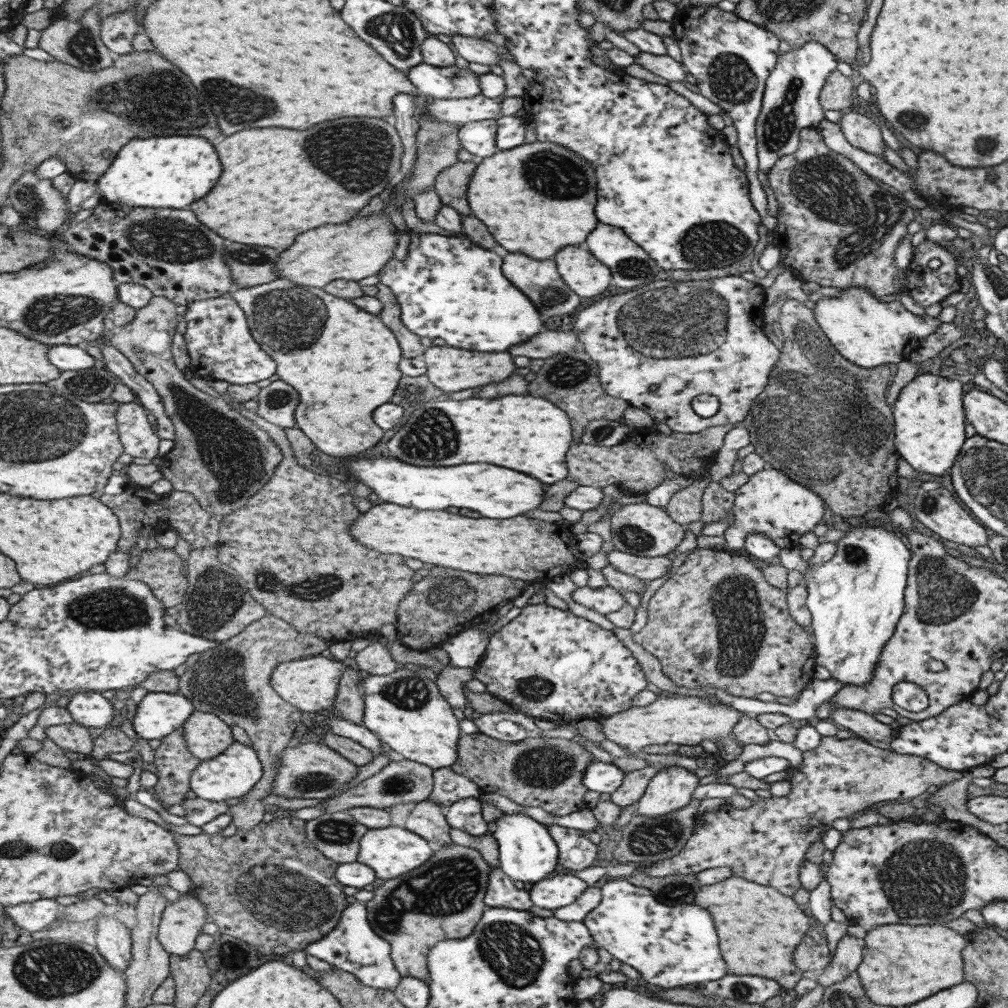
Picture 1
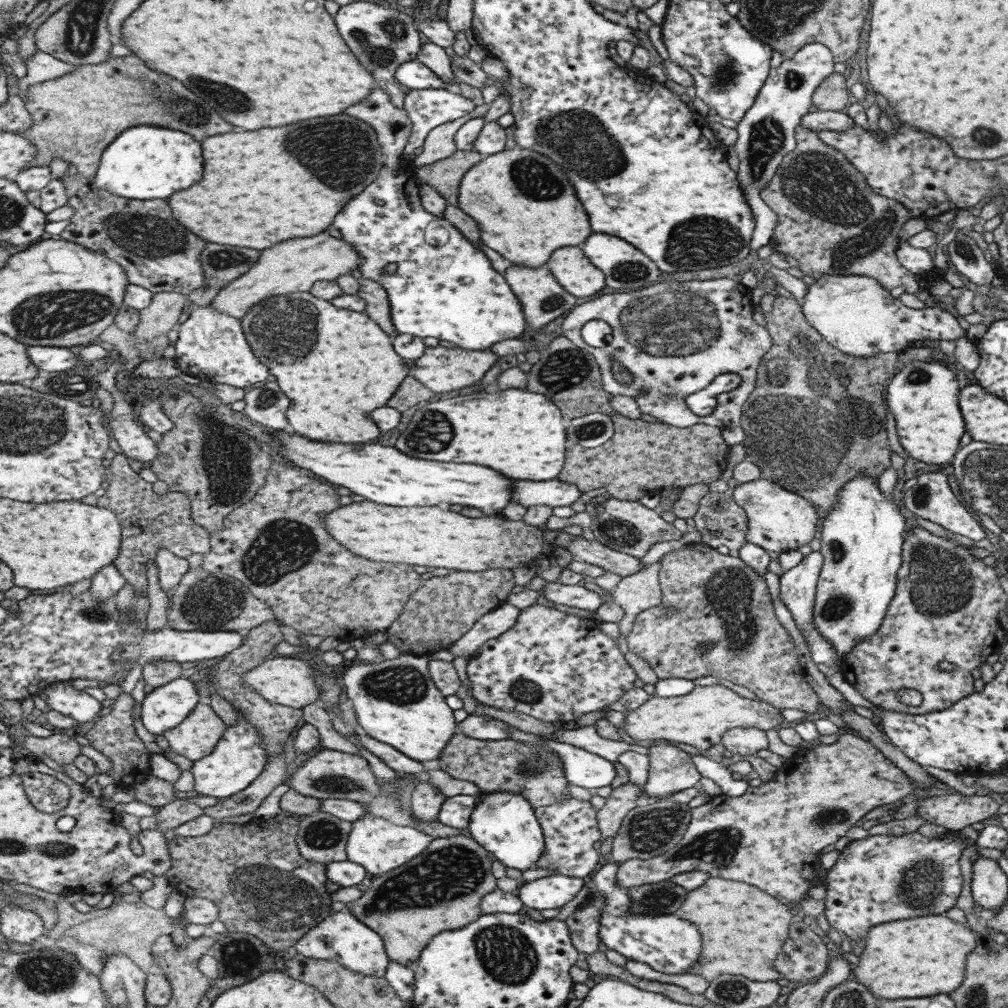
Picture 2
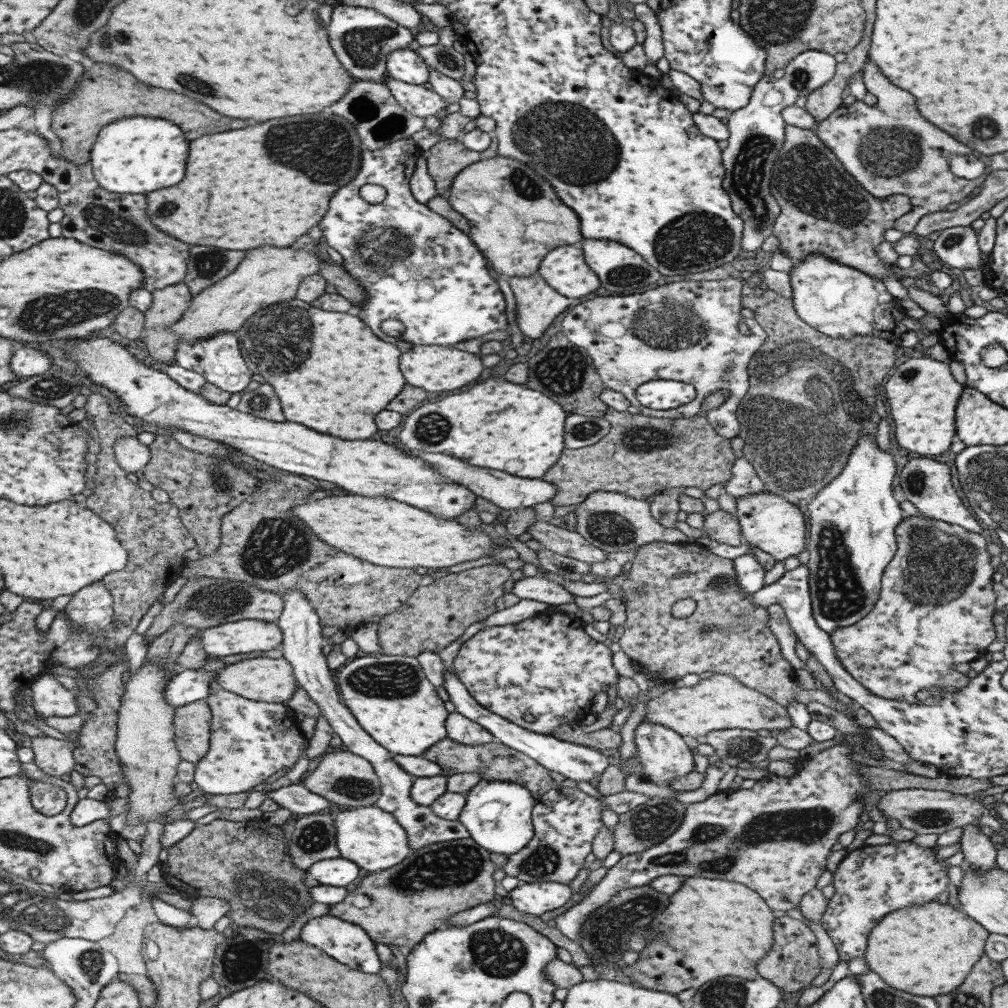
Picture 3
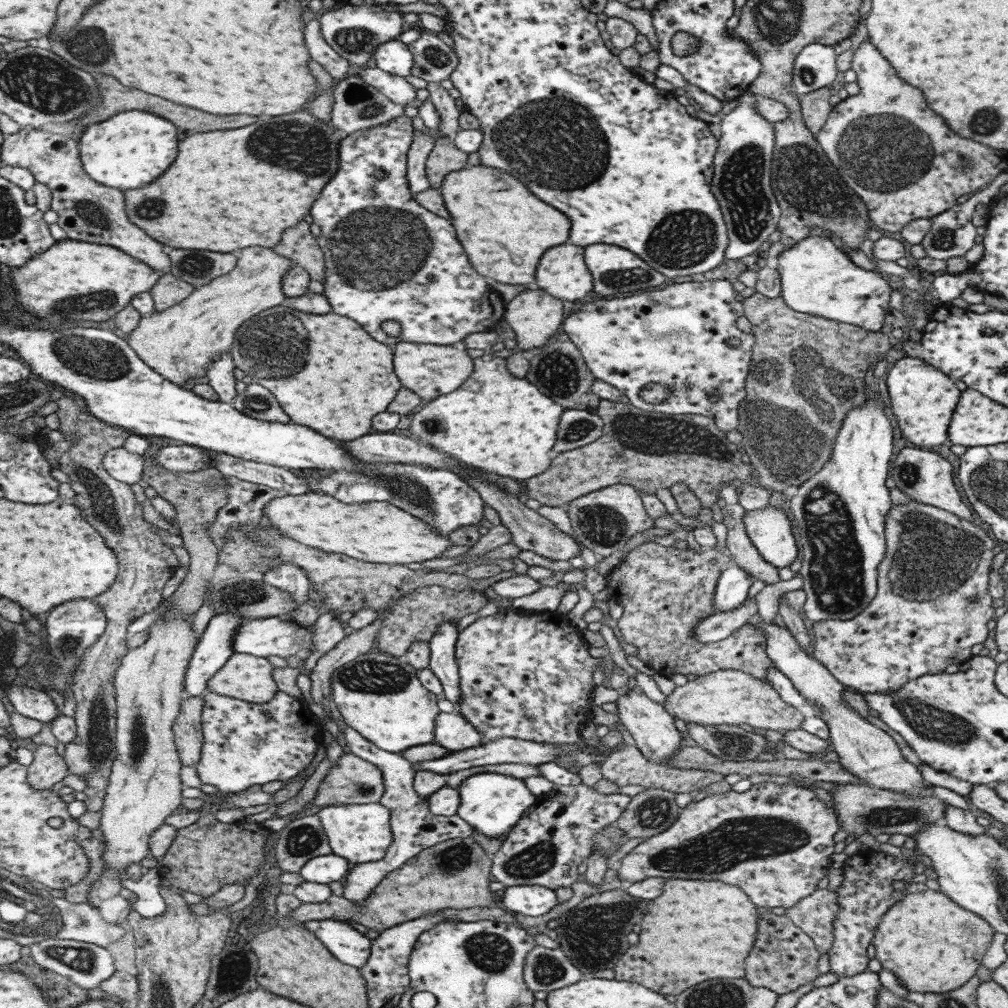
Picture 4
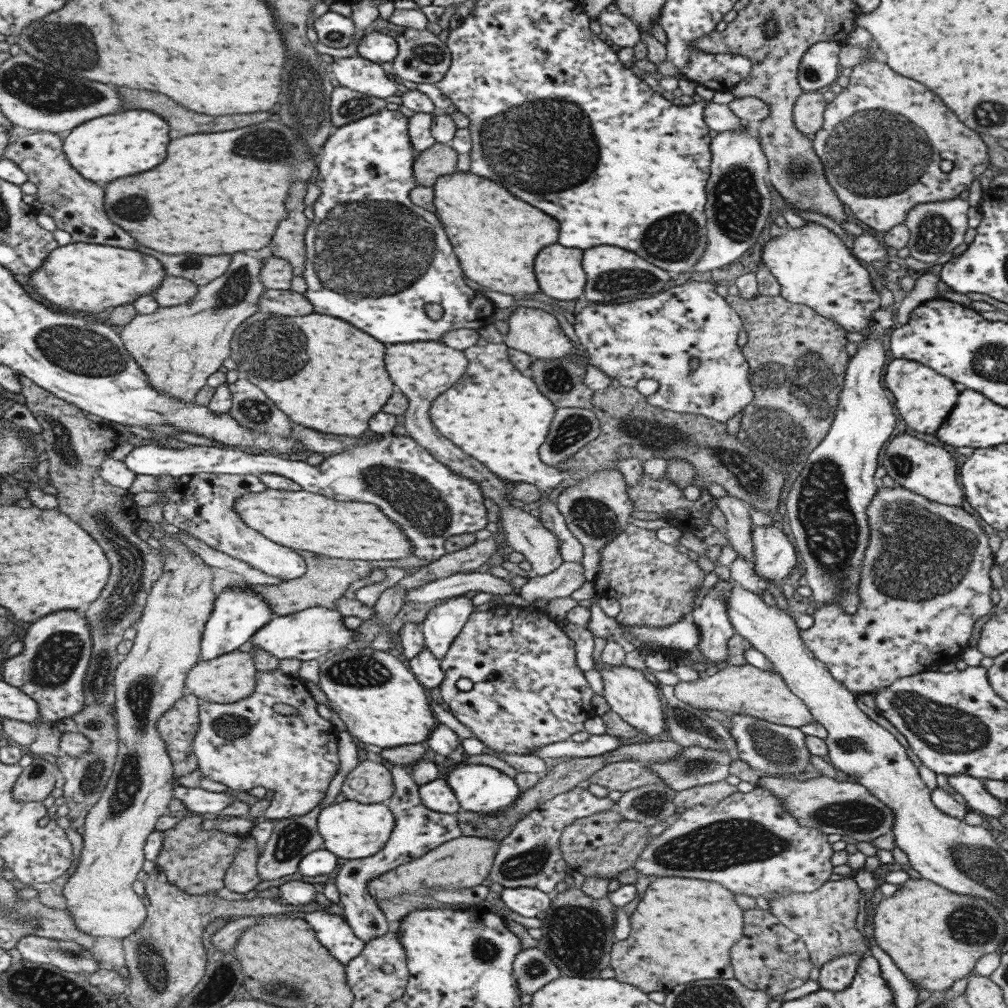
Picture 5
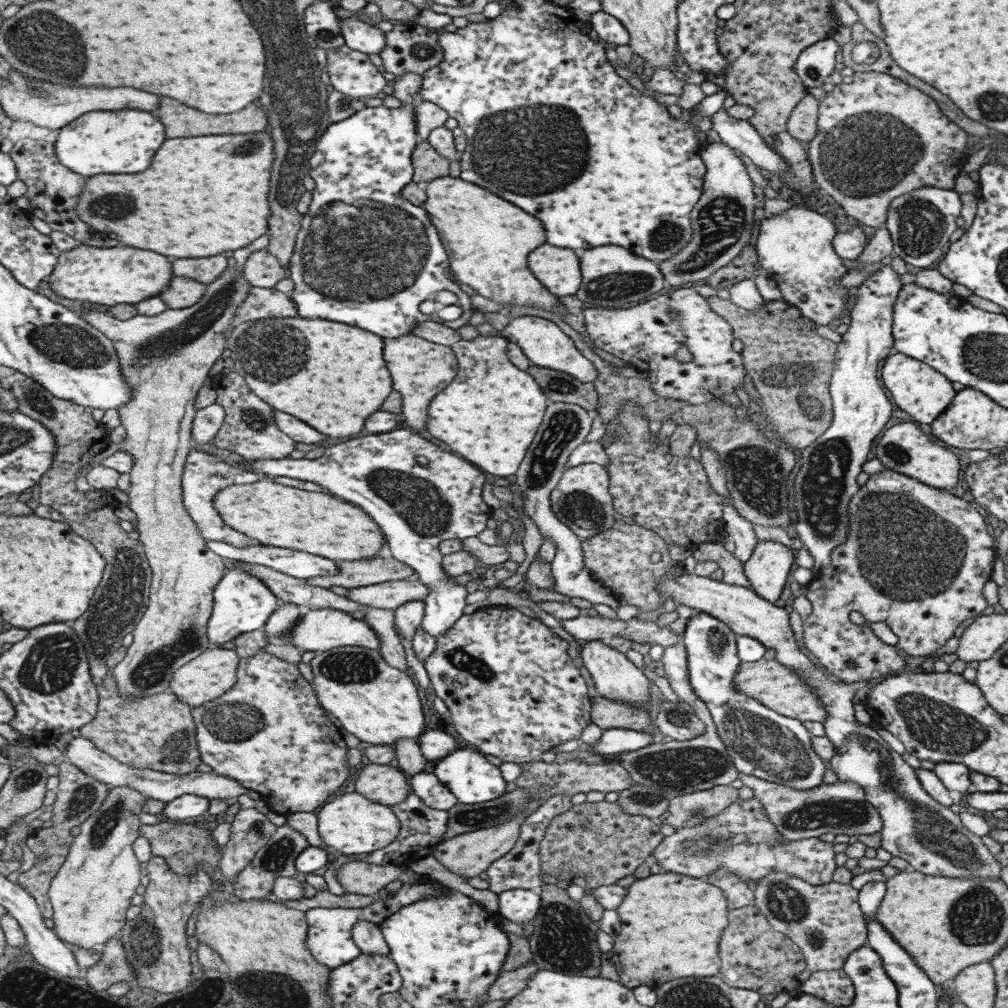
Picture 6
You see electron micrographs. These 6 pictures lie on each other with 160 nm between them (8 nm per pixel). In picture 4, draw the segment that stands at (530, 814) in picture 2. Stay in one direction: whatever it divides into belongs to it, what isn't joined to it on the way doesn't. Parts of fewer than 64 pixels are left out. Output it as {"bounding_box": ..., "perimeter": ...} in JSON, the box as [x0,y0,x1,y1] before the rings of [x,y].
{"bounding_box":[456,772,536,838],"perimeter":[[[489,772],[467,776],[459,783],[457,789],[459,805],[456,815],[460,816],[471,829],[489,838],[505,838],[525,810],[536,802],[535,796],[530,794],[523,780]]]}

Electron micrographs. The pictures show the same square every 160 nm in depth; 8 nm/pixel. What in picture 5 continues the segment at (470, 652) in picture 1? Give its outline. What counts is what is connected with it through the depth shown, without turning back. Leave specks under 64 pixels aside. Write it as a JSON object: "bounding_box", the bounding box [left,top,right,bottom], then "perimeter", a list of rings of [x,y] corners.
{"bounding_box":[518,561,586,602],"perimeter":[[[561,561],[561,564],[544,577],[530,577],[518,590],[518,595],[529,602],[536,599],[553,600],[565,598],[586,581],[584,568],[576,562]]]}

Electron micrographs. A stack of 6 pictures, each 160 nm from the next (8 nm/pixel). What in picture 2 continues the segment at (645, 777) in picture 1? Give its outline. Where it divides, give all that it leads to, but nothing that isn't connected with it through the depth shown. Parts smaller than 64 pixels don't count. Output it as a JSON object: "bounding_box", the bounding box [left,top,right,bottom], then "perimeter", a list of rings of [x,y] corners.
{"bounding_box":[596,782,641,841],"perimeter":[[[629,782],[612,789],[605,799],[605,804],[596,812],[596,823],[601,841],[612,838],[619,830],[625,814],[638,805],[639,794],[641,794],[641,786]]]}

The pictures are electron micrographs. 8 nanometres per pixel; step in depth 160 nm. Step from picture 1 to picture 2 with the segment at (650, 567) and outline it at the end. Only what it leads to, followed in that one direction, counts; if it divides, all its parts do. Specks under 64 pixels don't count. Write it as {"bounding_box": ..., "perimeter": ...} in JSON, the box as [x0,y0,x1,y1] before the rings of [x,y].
{"bounding_box":[566,536,640,578],"perimeter":[[[575,536],[566,546],[573,559],[599,566],[604,571],[613,572],[622,578],[640,571],[639,558],[611,550],[597,541],[588,541]]]}

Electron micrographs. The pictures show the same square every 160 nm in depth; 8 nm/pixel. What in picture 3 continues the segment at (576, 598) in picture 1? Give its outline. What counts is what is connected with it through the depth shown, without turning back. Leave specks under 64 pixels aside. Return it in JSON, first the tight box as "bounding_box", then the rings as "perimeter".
{"bounding_box":[508,576,574,607],"perimeter":[[[541,576],[521,577],[508,584],[508,591],[517,598],[544,602],[550,607],[566,602],[574,602],[573,595],[563,589],[561,585],[549,581]]]}

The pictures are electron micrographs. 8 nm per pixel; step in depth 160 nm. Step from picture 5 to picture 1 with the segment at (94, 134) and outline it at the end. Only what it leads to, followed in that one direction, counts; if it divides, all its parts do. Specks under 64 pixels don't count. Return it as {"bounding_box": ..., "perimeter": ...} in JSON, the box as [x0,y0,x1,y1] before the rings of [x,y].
{"bounding_box":[96,136,221,209],"perimeter":[[[152,136],[132,138],[112,156],[112,161],[97,180],[96,188],[114,207],[183,209],[193,198],[205,196],[221,174],[215,150],[205,138],[193,136]]]}

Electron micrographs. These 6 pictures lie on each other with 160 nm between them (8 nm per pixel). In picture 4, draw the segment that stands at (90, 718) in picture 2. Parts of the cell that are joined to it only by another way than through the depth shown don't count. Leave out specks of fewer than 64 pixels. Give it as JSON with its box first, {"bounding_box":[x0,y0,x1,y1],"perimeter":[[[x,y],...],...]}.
{"bounding_box":[5,682,57,722],"perimeter":[[[14,682],[5,700],[15,712],[39,722],[50,722],[57,714],[57,707],[43,689],[24,683]]]}

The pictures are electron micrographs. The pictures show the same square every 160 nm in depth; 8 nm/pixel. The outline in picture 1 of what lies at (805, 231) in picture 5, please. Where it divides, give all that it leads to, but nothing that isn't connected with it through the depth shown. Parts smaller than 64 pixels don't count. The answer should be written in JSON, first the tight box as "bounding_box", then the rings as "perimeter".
{"bounding_box":[813,288,957,369],"perimeter":[[[862,288],[841,289],[835,298],[824,297],[815,301],[813,319],[830,345],[845,360],[858,367],[870,369],[889,362],[897,363],[908,358],[908,354],[918,347],[918,344],[935,328],[943,323],[951,323],[957,316],[954,306],[943,307],[935,316],[915,316],[908,312],[898,300],[879,302]]]}

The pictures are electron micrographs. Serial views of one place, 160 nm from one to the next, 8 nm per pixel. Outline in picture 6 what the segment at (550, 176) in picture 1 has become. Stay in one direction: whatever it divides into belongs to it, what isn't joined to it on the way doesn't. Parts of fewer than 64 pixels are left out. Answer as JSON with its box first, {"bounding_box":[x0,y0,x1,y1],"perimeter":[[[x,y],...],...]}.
{"bounding_box":[422,175,564,317],"perimeter":[[[449,175],[434,178],[424,184],[426,199],[422,207],[428,214],[428,221],[432,222],[437,236],[441,238],[441,244],[445,246],[445,254],[449,258],[449,270],[451,276],[457,283],[467,284],[469,288],[476,291],[481,298],[487,298],[499,304],[509,304],[510,306],[533,306],[563,317],[564,306],[553,294],[550,294],[527,270],[525,258],[529,250],[541,246],[545,242],[543,238],[543,228],[539,220],[533,216],[525,214],[517,206],[501,200],[497,195],[473,184],[465,182],[459,177],[449,177]]]}

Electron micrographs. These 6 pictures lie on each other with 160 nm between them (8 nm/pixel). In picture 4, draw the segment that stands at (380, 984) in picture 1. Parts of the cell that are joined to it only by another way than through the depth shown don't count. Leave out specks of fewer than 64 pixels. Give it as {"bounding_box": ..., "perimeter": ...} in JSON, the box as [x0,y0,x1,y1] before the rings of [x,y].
{"bounding_box":[302,919,370,969],"perimeter":[[[333,919],[307,921],[302,926],[313,933],[339,962],[357,969],[365,964],[370,940],[357,926]]]}

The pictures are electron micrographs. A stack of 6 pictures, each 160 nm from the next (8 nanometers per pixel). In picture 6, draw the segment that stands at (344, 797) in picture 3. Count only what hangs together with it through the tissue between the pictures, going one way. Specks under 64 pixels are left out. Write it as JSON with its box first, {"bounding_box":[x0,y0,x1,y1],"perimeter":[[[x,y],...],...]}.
{"bounding_box":[353,763,408,807],"perimeter":[[[367,763],[356,776],[353,792],[369,802],[393,807],[407,799],[408,777],[394,765]]]}

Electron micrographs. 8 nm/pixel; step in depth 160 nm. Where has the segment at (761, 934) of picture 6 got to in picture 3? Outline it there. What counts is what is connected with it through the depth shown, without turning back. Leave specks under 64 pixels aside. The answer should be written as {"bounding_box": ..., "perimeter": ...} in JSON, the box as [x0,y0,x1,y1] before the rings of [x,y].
{"bounding_box":[756,915,821,992],"perimeter":[[[787,915],[775,917],[772,922],[772,943],[769,950],[756,962],[758,977],[775,986],[793,992],[807,986],[820,973],[821,963],[817,956],[815,936],[800,920]]]}

